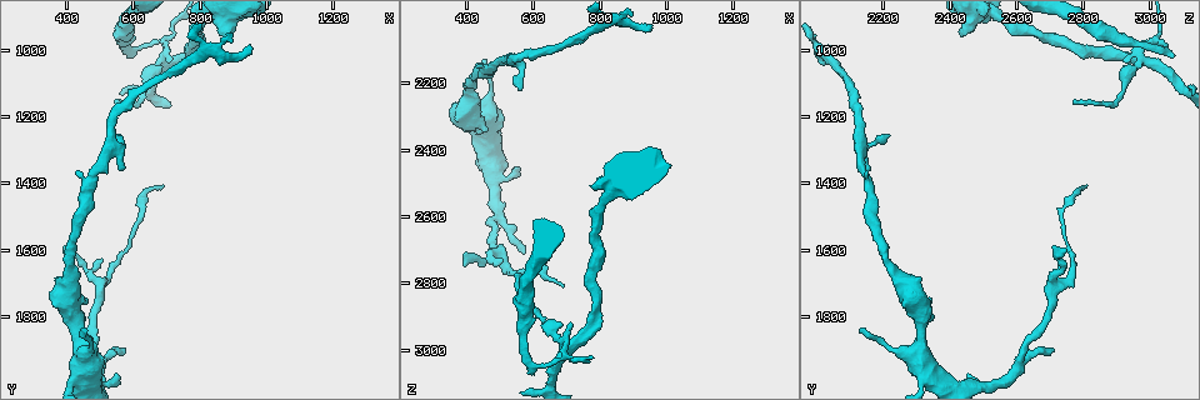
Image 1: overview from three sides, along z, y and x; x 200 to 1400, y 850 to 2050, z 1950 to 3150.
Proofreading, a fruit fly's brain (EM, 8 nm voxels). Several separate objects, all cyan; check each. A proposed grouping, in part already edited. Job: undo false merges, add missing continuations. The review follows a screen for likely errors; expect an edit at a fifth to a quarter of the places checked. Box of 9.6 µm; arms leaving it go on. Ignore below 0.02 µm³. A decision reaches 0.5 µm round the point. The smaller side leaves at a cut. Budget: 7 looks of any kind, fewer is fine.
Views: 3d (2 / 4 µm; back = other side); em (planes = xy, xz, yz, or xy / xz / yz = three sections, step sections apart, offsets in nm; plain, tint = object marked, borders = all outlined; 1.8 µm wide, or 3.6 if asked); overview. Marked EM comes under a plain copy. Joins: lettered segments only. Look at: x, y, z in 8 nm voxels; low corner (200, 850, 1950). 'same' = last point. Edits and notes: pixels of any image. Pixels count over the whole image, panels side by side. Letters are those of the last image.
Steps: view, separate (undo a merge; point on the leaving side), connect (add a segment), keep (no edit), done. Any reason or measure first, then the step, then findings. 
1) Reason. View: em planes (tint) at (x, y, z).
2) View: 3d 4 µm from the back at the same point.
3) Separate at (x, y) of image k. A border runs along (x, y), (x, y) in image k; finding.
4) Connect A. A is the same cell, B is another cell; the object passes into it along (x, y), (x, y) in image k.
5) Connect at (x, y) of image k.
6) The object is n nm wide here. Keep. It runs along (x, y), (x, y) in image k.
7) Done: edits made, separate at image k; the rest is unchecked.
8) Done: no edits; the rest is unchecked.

Branch stops here. View: em 3.6 µm xy step 4 (borders) at (950, 980, 2040).

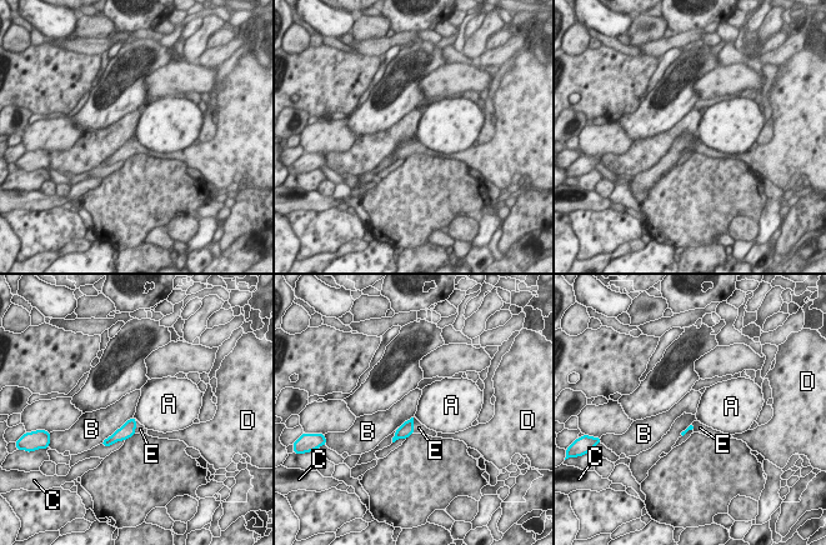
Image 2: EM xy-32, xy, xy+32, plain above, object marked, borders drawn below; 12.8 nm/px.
Connect E. E is the same cell, A, B, C and D are other cells; the object passes into it along (128, 429), (135, 426), (140, 429) in image 2; the neuron continues.

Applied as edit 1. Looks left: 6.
Tapers out. View: em planes (borders) at (550, 1160, 2770).

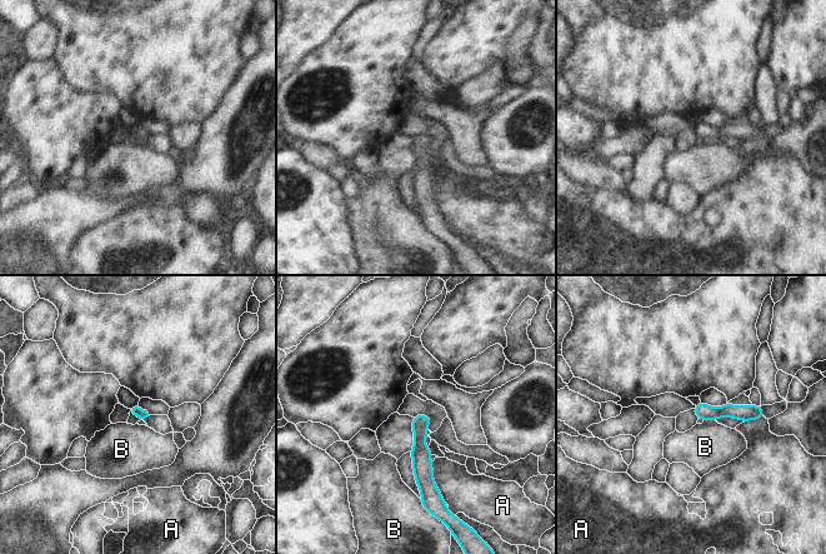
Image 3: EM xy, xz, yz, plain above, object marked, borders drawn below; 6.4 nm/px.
The longest contact is with A, 260 nm. Keep. A and B are other cells; a border runs along (704, 419), (715, 420) in image 3; none of them fits.

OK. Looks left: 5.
Free end. View: 3d 4 µm at (510, 1620, 2740).

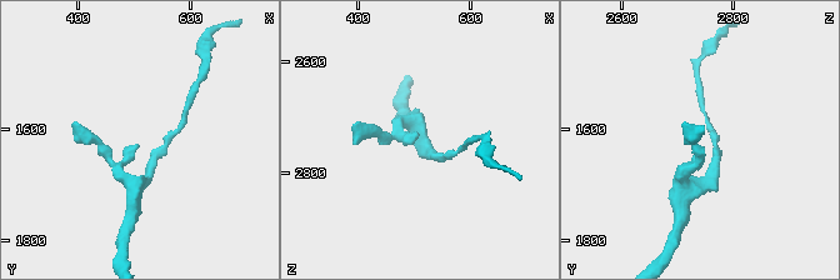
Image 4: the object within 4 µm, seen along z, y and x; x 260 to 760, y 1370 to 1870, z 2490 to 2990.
View: em planes (borders) at (515, 1625, 2730).

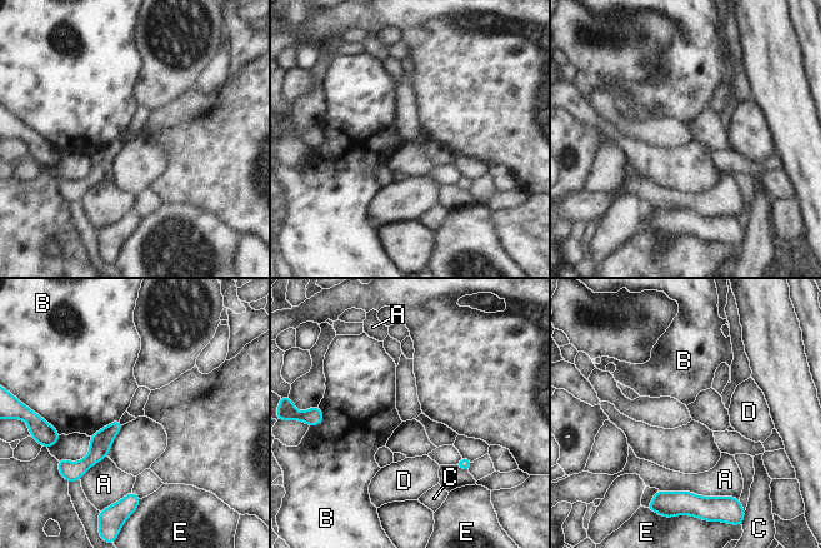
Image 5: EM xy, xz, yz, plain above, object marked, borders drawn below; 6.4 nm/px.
Keep. A, B, C, D and E are other cells; a border runs along (119, 418), (101, 427), (90, 437) in image 5; none of them fits.

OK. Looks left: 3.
Done: edits made, connect at image 2; the rest is unchecked.

